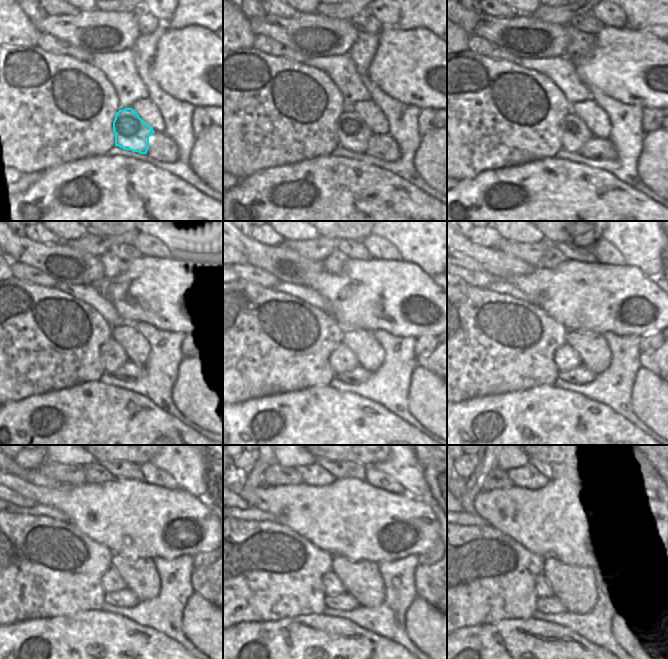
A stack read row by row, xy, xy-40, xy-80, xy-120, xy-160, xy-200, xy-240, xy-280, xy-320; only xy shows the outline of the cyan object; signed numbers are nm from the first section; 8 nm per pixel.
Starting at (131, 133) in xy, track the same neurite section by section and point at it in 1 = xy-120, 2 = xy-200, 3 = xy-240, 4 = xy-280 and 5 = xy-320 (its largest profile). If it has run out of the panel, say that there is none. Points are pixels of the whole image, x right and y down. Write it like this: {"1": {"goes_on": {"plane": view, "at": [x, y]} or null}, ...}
{"1": {"goes_on": {"plane": "xy-120", "at": [113, 356]}}, "2": {"goes_on": {"plane": "xy-200", "at": [565, 358]}}, "3": {"goes_on": {"plane": "xy-240", "at": [111, 581]}}, "4": {"goes_on": {"plane": "xy-280", "at": [332, 586]}}, "5": {"goes_on": {"plane": "xy-320", "at": [543, 589]}}}

